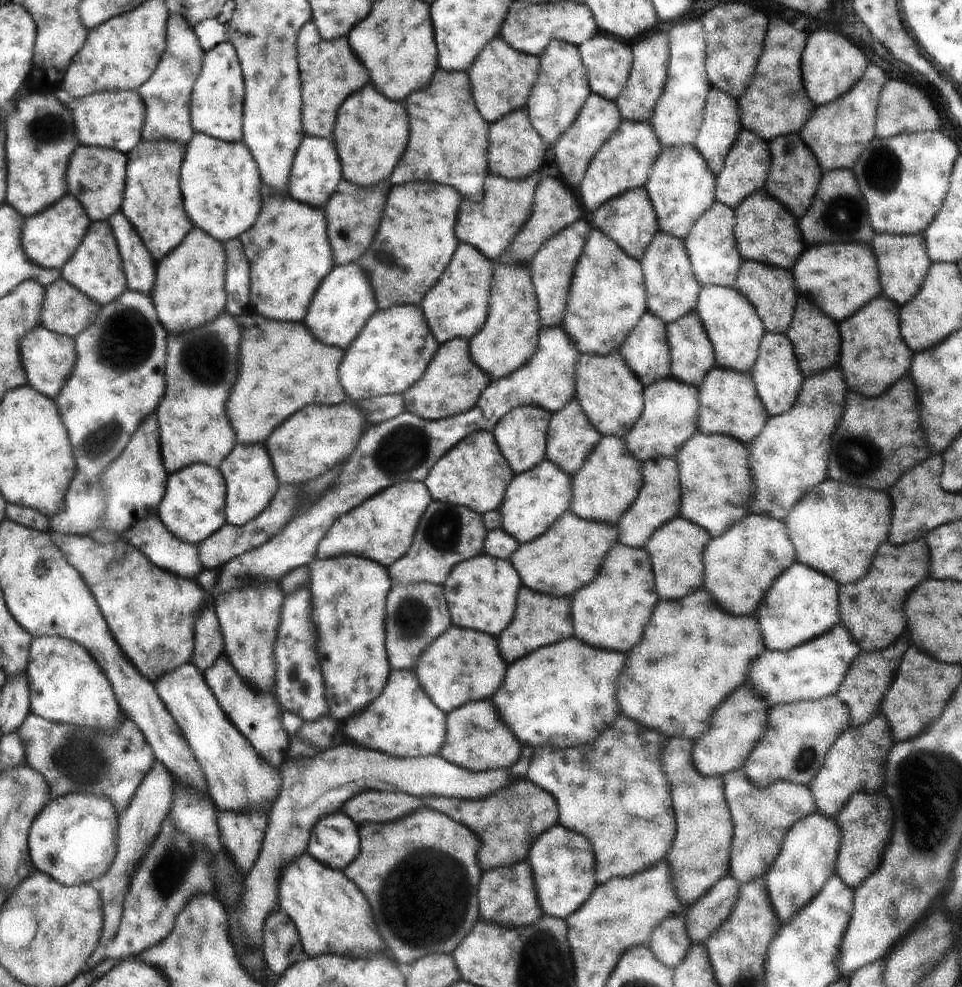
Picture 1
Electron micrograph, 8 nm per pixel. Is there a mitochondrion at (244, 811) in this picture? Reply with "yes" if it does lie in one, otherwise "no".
no

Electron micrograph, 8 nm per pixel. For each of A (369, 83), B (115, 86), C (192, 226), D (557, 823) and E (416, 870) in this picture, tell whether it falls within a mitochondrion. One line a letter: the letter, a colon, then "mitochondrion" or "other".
A: other
B: other
C: other
D: other
E: mitochondrion

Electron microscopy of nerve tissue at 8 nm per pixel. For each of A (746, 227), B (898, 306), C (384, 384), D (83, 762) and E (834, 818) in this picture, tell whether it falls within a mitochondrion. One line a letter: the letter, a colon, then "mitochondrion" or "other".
A: other
B: other
C: other
D: mitochondrion
E: other

